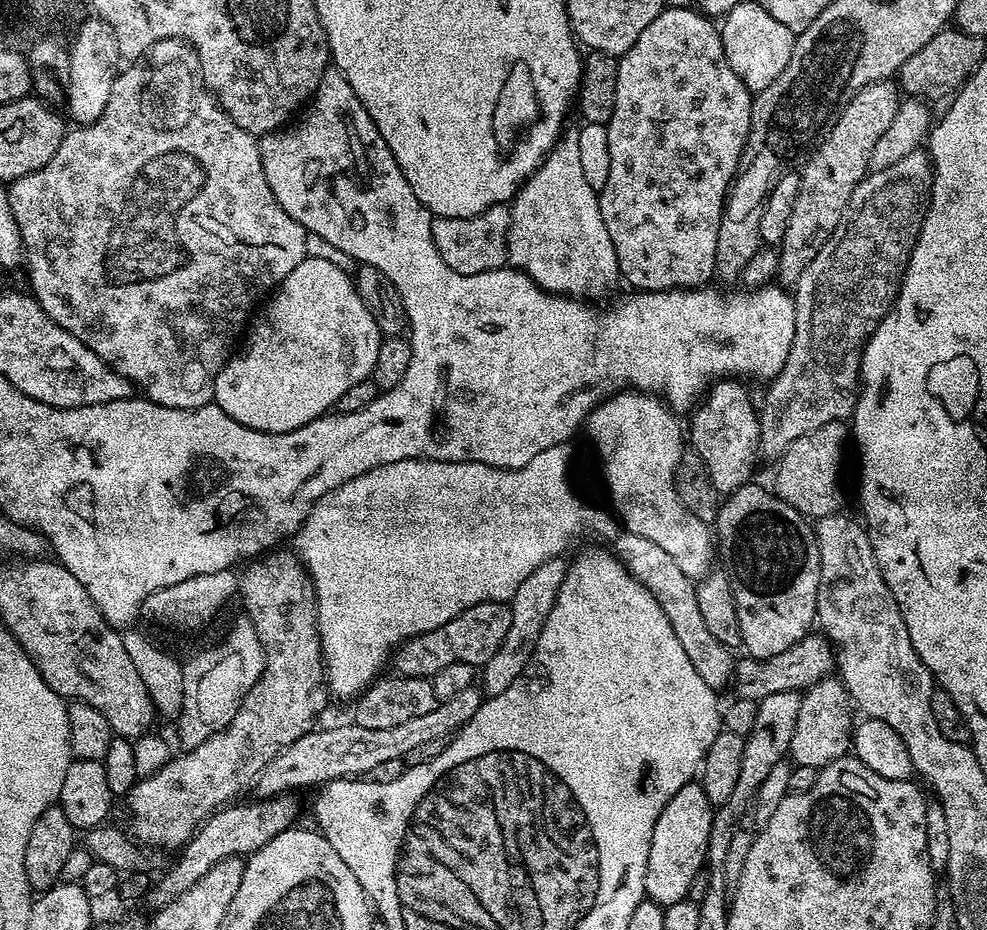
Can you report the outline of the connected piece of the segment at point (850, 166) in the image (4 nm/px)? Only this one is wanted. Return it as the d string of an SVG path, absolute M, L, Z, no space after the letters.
M879 80L858 90L842 110L838 122L834 122L834 130L830 130L816 151L807 157L803 165L805 168L800 172L798 202L794 202L794 214L790 214L784 241L778 245L778 280L781 285L795 285L802 270L814 262L814 254L818 254L818 250L834 234L850 202L850 194L854 194L858 182L870 171L870 154L878 138L886 134L894 114L898 114L901 99L901 89L888 80Z

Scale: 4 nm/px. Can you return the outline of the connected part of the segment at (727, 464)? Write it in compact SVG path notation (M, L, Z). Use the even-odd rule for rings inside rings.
M736 378L717 380L707 389L706 395L691 413L691 451L702 458L710 474L710 482L721 494L736 492L743 484L753 479L756 456L760 452L760 414L757 405L752 405L752 396Z

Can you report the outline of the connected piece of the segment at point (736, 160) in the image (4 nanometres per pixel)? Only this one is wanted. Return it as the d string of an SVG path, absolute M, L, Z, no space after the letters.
M690 6L683 8L665 7L658 18L654 18L642 34L638 34L638 42L630 46L618 60L618 90L614 94L614 114L606 125L610 138L610 178L606 178L606 186L599 189L602 222L606 222L606 231L610 234L610 242L614 242L614 254L618 254L618 266L623 283L633 284L638 292L669 292L672 288L698 288L709 283L716 271L716 247L718 246L718 226L724 213L724 197L740 168L740 159L744 147L748 144L750 122L752 121L753 93L730 70L730 62L726 62L726 54L722 50L722 38L719 27L704 13Z

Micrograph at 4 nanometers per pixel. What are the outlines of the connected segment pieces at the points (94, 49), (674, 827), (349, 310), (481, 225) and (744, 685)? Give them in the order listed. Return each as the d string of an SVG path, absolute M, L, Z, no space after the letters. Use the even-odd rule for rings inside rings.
M91 18L76 32L70 43L70 82L66 89L67 115L72 115L71 123L76 126L93 124L102 118L102 110L106 110L106 102L110 102L110 86L114 86L122 57L118 50L118 42L114 38L114 30L104 20Z
M698 782L682 786L658 814L654 834L650 838L650 854L646 862L644 894L658 905L669 906L688 899L694 878L705 867L710 842L710 826L714 805L706 798L706 790Z
M305 256L294 270L290 270L286 279L267 297L263 307L251 317L246 340L247 336L248 348L241 347L229 356L216 375L212 399L234 418L234 422L263 432L298 430L335 409L338 398L350 390L354 382L371 377L382 339L376 317L356 292L353 277L325 258L310 256Z
M495 204L470 218L437 216L432 221L432 241L450 270L463 276L498 270L508 264L508 231L512 210L508 204Z
M823 634L806 635L794 646L790 646L790 650L782 650L782 654L774 654L774 658L743 659L735 661L730 685L731 691L736 691L735 695L741 700L758 702L770 694L803 693L805 688L814 686L814 682L822 682L822 678L831 676L837 671L836 649L832 641Z

